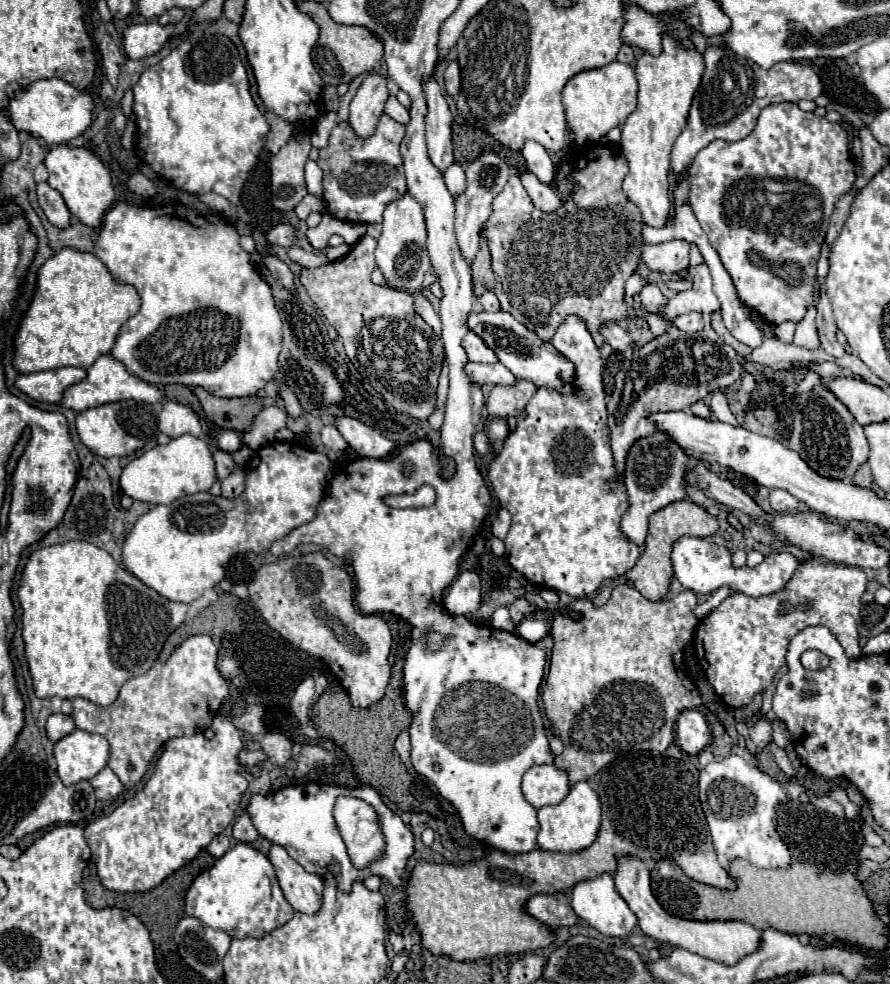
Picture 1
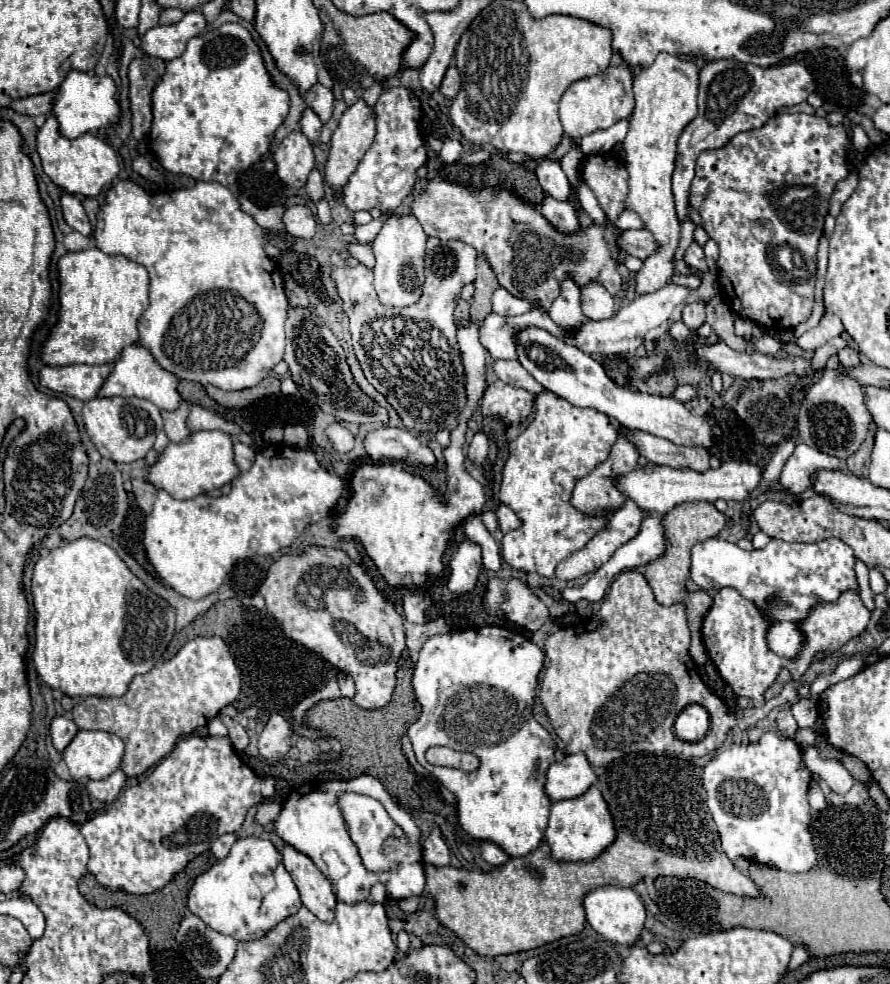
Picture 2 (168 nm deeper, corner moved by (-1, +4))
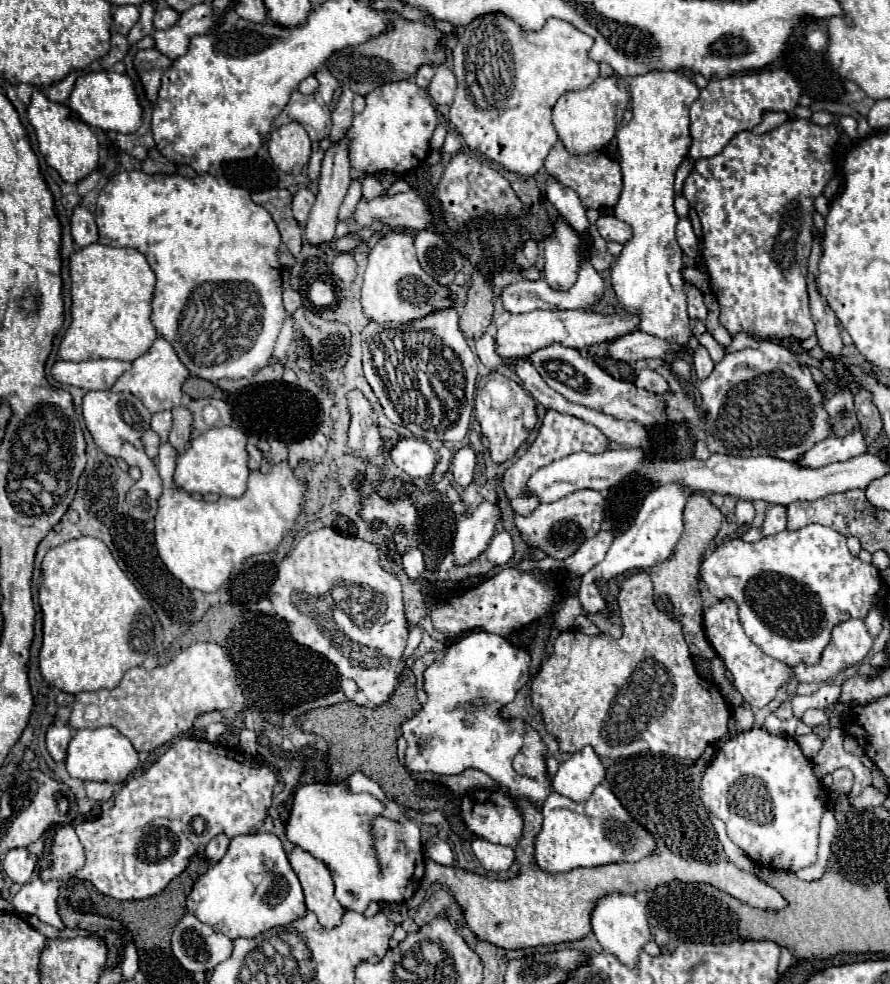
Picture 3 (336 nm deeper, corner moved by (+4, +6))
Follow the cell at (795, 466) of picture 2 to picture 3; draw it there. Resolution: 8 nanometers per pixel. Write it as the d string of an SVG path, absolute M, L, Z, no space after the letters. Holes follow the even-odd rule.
M858 430L854 434L848 434L846 438L826 438L822 442L816 442L816 446L806 450L796 462L804 462L804 466L820 468L832 462L844 462L848 458L856 458L864 452L866 452L864 436Z

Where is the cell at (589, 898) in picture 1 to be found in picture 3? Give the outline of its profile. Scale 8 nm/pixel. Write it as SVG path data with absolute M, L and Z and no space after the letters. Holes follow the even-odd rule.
M614 892L614 894L608 894L604 898L598 898L594 908L592 908L590 924L592 924L592 932L596 934L600 946L606 952L612 952L614 956L618 956L618 960L624 962L626 966L634 966L636 964L638 952L650 940L646 908L632 894Z

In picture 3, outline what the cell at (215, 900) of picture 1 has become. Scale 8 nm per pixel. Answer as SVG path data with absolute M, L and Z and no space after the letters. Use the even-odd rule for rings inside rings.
M254 832L254 834L244 834L244 836L232 838L226 856L220 862L216 862L214 866L210 866L208 872L202 874L196 880L196 884L192 886L192 892L186 898L186 908L198 920L214 926L216 930L224 932L232 940L256 938L264 930L290 924L292 920L298 920L306 914L304 894L302 894L302 888L300 888L300 882L298 882L294 870L290 868L282 842L274 834L268 834L268 832Z

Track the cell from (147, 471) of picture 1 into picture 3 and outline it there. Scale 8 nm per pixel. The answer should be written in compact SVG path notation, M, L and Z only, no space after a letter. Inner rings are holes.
M232 426L210 428L204 434L190 440L190 446L176 454L176 470L174 484L186 492L198 494L226 494L226 496L242 496L248 480L248 454L246 454L248 436Z

